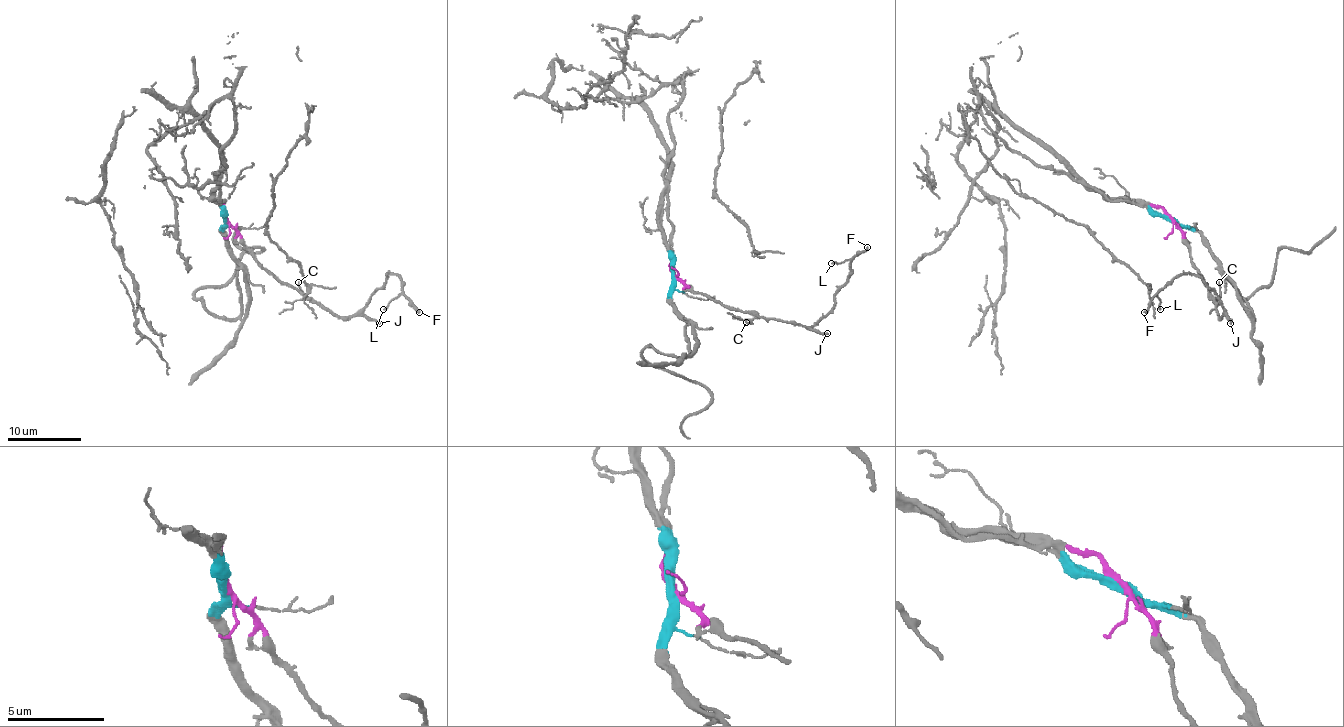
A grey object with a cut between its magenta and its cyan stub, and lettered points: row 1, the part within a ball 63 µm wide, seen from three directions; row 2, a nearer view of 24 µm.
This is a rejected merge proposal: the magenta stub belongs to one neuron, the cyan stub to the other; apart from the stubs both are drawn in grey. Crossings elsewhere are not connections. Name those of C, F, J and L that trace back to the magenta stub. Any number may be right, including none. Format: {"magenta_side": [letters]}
{"magenta_side": ["C", "F", "J", "L"]}

